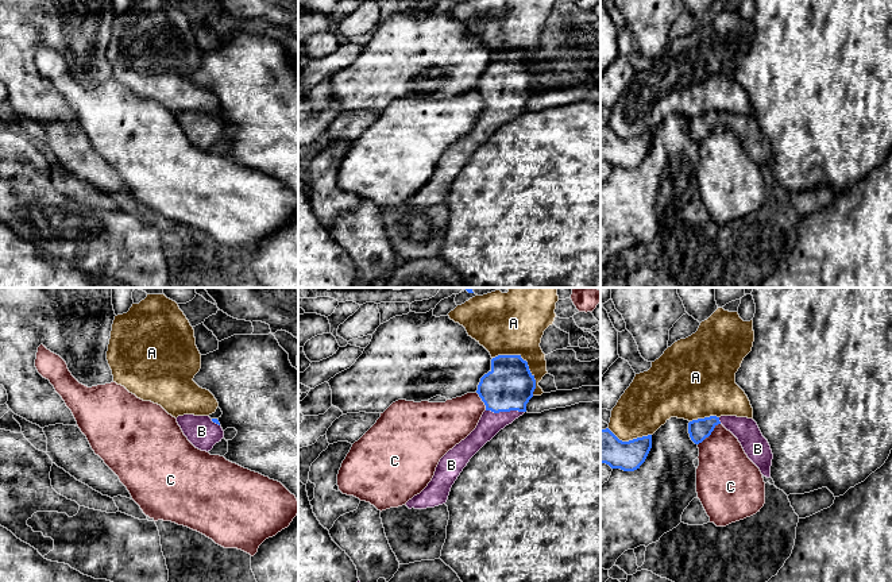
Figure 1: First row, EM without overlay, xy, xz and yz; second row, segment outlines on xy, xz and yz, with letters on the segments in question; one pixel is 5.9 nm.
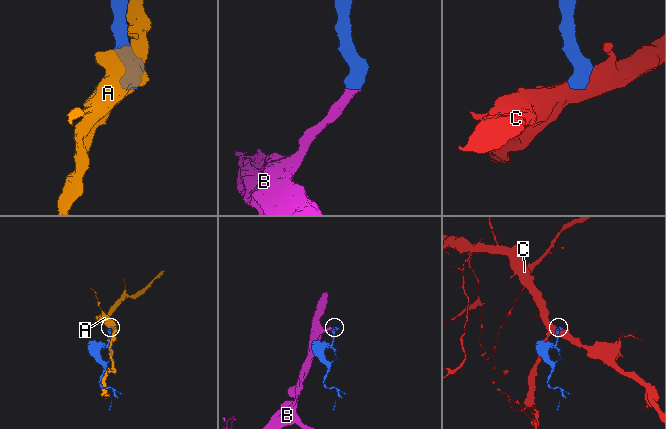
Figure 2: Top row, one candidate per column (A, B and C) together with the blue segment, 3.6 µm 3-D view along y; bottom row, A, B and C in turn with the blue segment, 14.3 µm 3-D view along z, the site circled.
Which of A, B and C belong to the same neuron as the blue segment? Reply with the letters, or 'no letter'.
B

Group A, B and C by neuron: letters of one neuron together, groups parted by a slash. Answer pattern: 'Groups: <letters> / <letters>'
Groups: A / B / C

